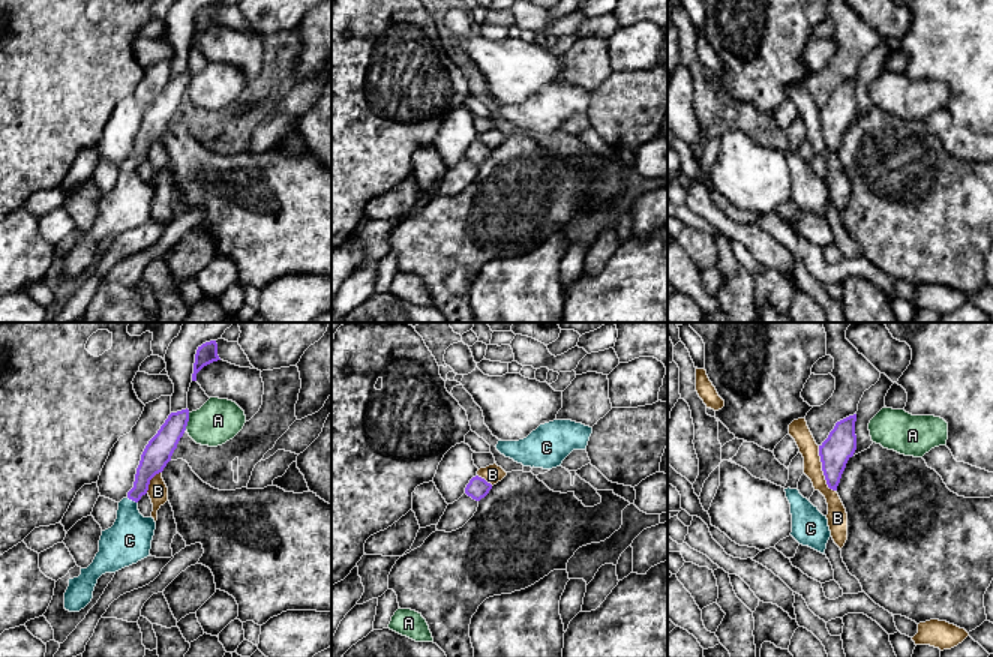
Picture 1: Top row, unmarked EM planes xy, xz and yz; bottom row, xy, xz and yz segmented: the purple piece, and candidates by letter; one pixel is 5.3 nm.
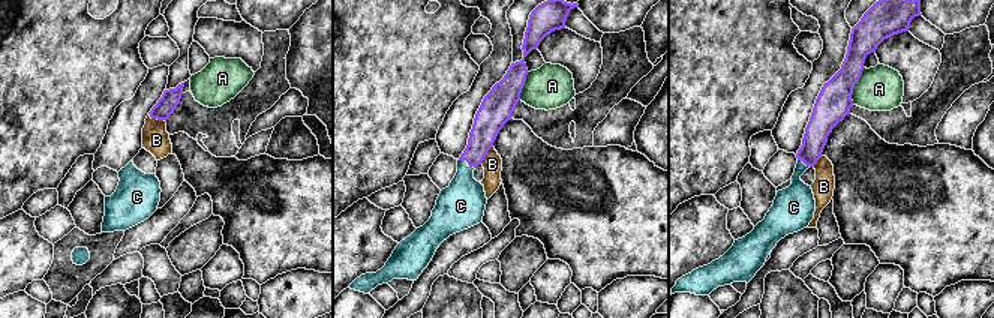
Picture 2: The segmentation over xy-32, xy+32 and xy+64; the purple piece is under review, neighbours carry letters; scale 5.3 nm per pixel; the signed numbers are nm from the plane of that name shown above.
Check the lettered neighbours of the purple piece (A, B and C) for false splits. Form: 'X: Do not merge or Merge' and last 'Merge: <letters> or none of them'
A: Do not merge
B: Do not merge
C: Merge
Merge: C

